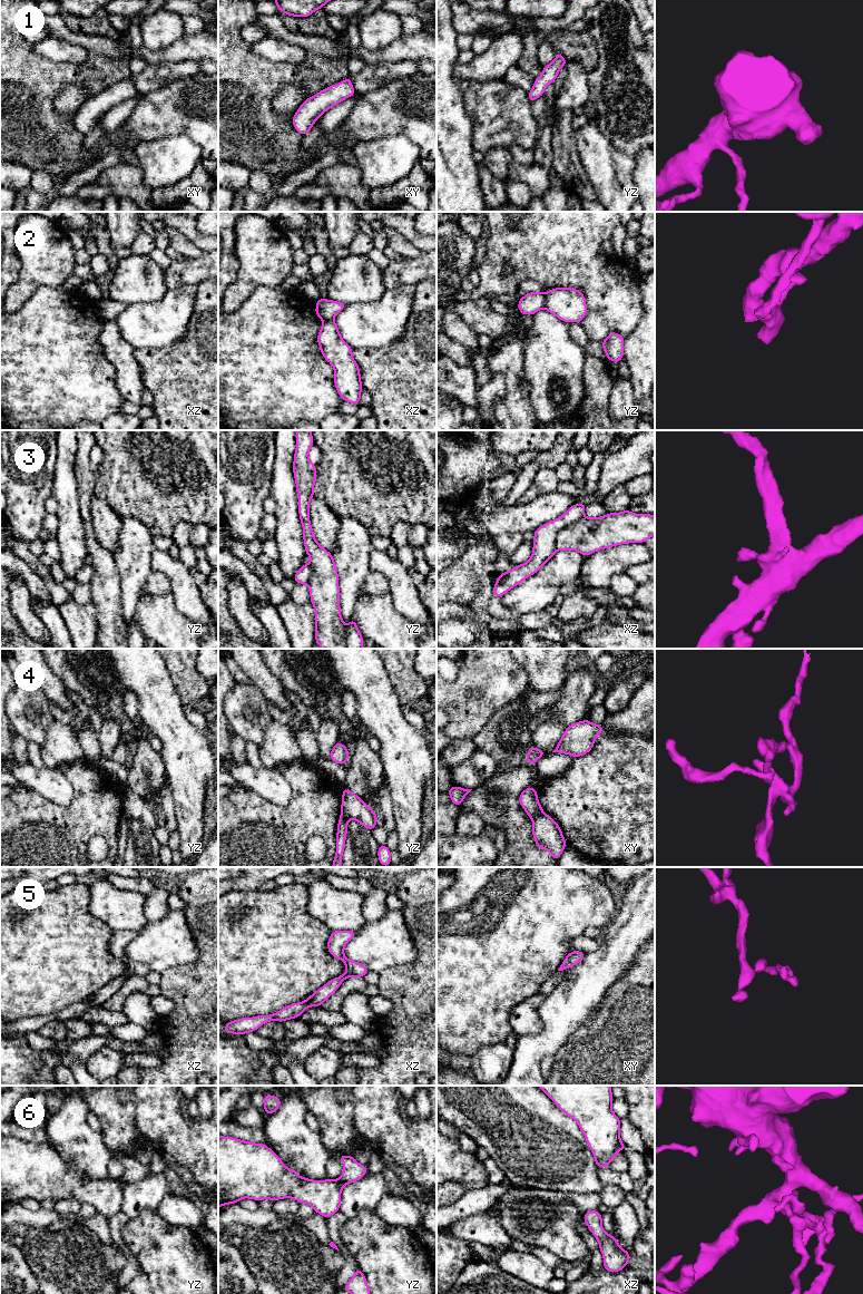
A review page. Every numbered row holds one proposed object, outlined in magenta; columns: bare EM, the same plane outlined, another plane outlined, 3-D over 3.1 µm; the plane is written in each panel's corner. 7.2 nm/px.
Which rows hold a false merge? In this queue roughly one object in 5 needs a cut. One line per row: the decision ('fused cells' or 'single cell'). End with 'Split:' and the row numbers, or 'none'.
1: single cell
2: fused cells
3: single cell
4: fused cells
5: single cell
6: single cell
Split: 2, 4

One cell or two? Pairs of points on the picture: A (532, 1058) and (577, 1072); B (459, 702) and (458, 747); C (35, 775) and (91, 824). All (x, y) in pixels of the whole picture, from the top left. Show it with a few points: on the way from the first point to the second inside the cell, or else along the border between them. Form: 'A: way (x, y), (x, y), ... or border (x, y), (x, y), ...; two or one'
A: border (570, 1035), (555, 1057); two
B: border (471, 738), (453, 738), (451, 740); two
C: border (72, 785), (72, 800), (66, 806), (43, 797); two

